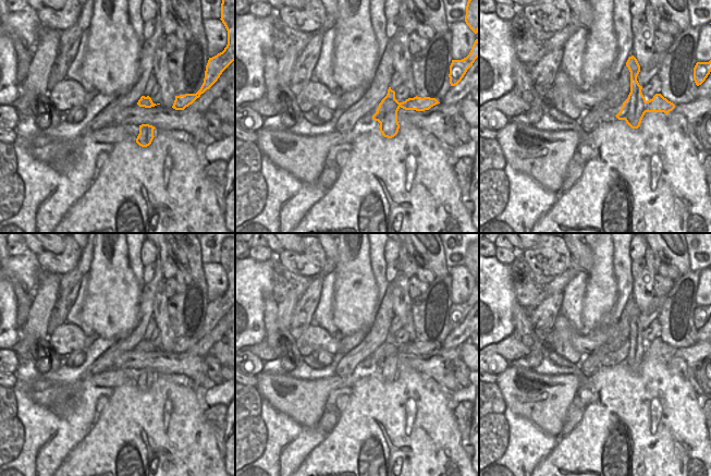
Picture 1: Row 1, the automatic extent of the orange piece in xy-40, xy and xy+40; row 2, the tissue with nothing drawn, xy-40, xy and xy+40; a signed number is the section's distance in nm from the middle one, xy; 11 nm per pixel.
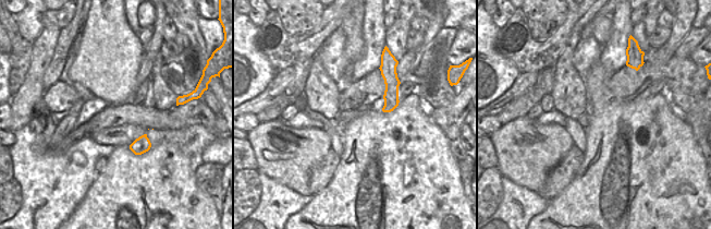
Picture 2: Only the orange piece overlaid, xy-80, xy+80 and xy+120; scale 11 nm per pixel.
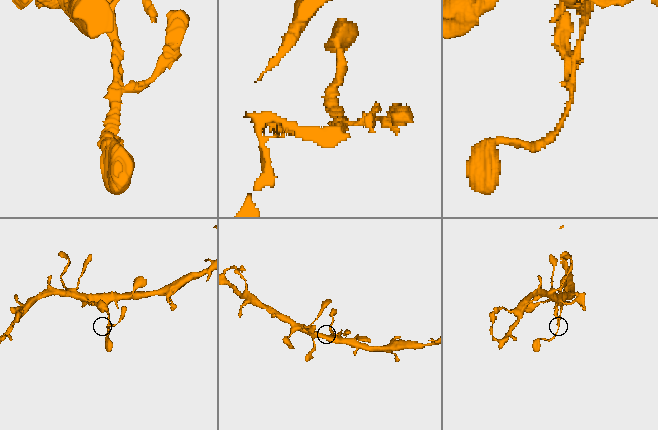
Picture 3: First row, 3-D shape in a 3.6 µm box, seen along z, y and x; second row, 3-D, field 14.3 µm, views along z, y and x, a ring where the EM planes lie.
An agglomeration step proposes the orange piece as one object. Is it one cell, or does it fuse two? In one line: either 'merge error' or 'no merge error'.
merge error

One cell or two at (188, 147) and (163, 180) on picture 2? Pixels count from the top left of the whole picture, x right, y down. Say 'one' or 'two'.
two

